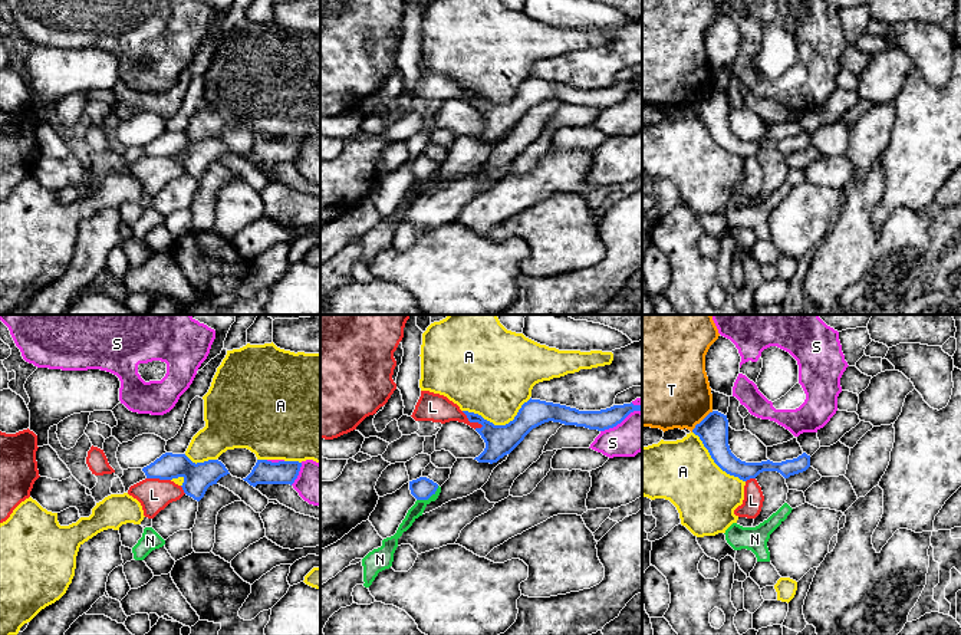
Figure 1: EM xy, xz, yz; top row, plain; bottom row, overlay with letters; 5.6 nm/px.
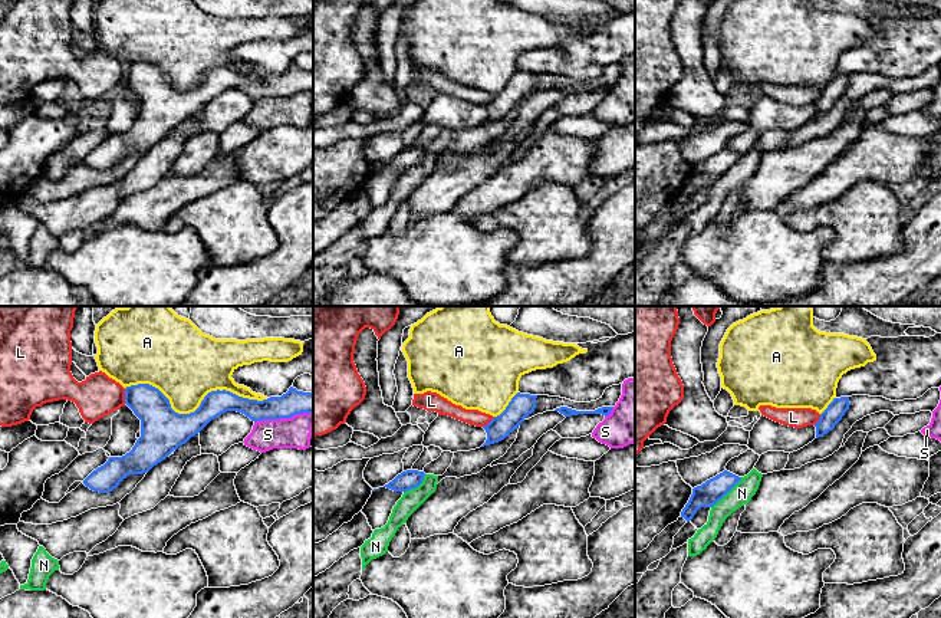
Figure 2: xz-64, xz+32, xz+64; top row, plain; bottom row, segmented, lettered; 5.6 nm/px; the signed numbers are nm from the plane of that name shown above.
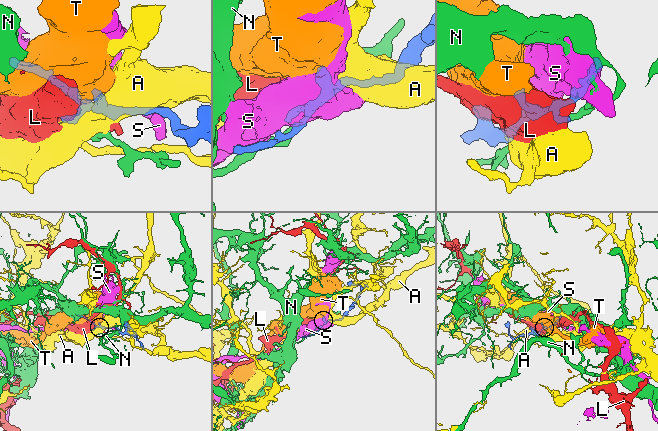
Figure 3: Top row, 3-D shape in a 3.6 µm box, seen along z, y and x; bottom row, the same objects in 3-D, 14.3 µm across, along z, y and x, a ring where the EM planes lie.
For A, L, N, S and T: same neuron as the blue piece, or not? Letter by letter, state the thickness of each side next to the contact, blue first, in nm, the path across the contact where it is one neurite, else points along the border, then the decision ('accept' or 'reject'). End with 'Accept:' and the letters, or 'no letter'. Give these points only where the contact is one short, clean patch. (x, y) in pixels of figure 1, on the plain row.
A: 180 nm thick on the blue side, 400 nm on the other; reject
L: 180 nm thick on the blue side, 160 nm on the other; border along xz (461, 89), (470, 99), (477, 99), (483, 104); reject
N: 120 nm thick on the blue side, 70 nm on the other; border along xz (438, 164), (427, 177), (417, 178); reject
S: 130 nm thick on the blue side, 240 nm on the other; reject
T: 170 nm thick on the blue side, 440 nm on the other; border along yz (713, 89), (691, 109); reject
Accept: no letter

